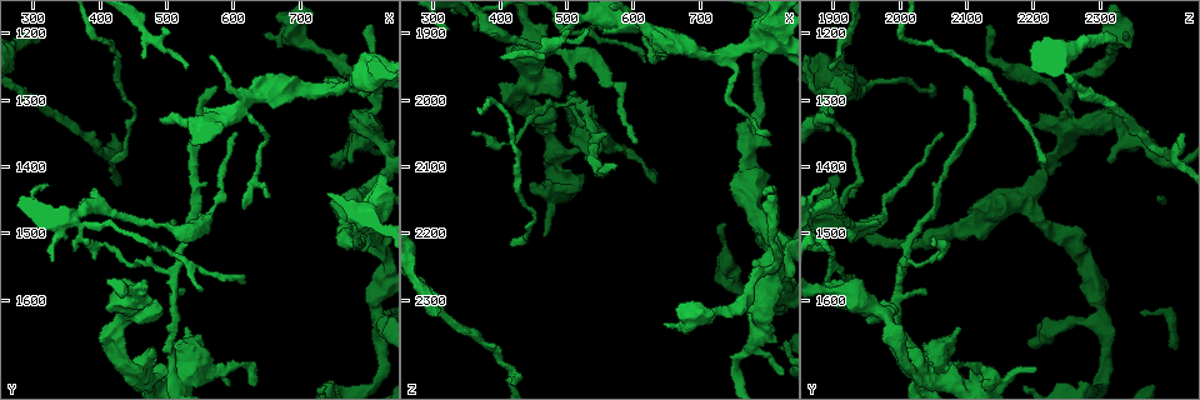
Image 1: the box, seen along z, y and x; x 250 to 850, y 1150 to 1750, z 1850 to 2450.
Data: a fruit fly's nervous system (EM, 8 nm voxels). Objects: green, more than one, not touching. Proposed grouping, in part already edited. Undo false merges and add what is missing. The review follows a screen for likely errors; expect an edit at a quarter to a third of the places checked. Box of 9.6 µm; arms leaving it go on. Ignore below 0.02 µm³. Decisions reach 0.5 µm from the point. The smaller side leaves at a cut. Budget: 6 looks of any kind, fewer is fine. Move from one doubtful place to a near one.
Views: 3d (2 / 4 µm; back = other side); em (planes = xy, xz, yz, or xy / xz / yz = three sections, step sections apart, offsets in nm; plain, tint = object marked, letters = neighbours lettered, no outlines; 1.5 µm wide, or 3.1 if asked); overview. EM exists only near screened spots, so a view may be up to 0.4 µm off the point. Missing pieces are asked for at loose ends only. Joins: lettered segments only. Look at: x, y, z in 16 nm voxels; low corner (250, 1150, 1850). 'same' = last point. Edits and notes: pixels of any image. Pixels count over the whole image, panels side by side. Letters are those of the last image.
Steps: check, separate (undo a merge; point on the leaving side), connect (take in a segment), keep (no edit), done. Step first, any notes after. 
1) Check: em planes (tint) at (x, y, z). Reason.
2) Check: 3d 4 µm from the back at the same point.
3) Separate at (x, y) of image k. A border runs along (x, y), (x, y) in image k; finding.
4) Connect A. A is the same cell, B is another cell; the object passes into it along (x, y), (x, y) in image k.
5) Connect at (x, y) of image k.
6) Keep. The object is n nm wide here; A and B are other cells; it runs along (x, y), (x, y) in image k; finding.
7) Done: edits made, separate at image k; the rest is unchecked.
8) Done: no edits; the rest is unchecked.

Check: em planes (plain) at (815, 1415, 1910). Thick end.

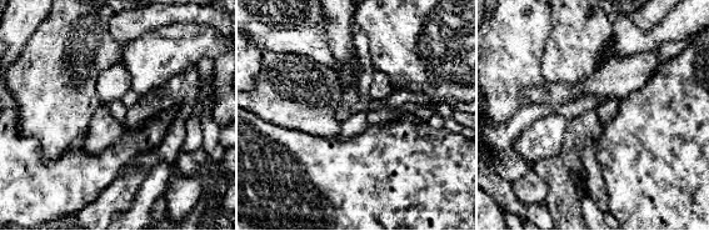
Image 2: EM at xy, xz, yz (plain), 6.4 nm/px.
Check: em planes (letters) at the same point.

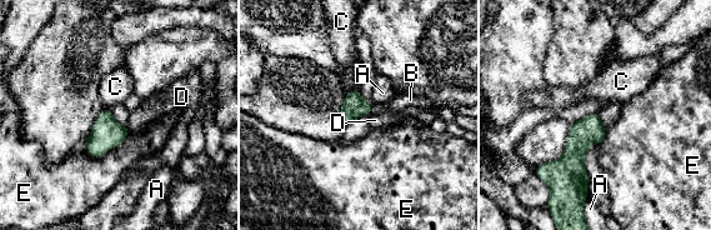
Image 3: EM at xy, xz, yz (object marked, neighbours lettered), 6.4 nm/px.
Keep. A, B, C, D and E are other cells; a border runs along (129, 131), (103, 155), (86, 151) in image 3; none of them fits.

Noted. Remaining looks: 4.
Check: 3d 4 µm at (495, 1330, 1900). Branch stops here.

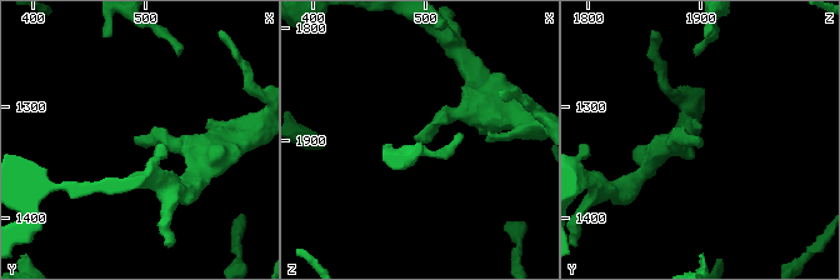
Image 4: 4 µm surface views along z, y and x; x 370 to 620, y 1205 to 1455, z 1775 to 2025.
Check: em planes (letters) at (492, 1330, 1898). Now the EM.

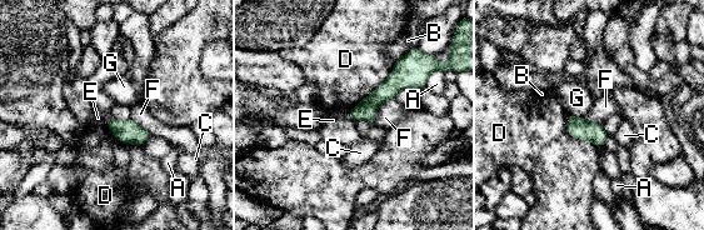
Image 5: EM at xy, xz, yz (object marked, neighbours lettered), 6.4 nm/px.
Keep. The object is 140 nm wide here; A, B, C, D, E, F and G are other cells; none of them fits.

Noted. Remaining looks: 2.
Check: em yz step 8 (letters) at (505, 1200, 1895). Thin end.

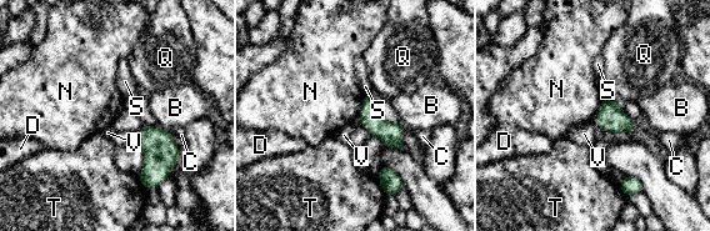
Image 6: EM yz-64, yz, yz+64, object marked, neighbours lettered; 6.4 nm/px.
Check: em planes (letters) at the same point.

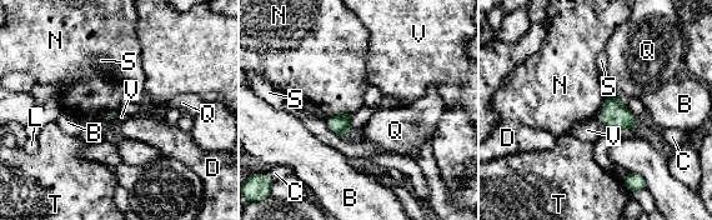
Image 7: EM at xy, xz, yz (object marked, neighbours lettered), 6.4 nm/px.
Keep. B, C, D, L, N, Q, S, T and V are other cells; a border runs along (119, 114), (111, 120), (104, 119) in image 7; no lettered segment goes on from it.

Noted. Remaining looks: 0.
Done: no edits; the rest is unchecked.

